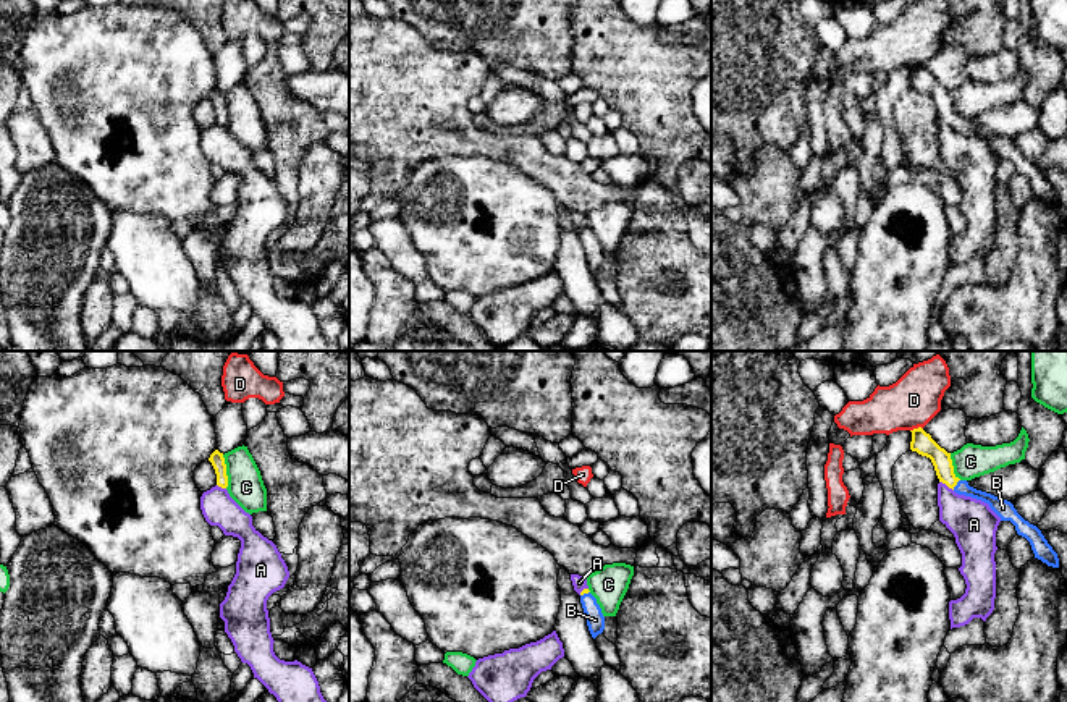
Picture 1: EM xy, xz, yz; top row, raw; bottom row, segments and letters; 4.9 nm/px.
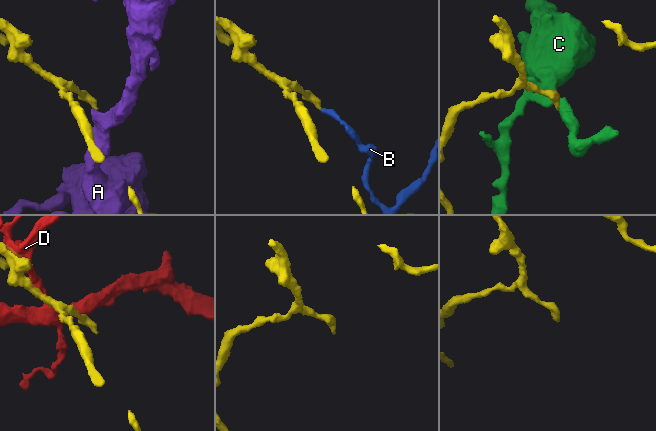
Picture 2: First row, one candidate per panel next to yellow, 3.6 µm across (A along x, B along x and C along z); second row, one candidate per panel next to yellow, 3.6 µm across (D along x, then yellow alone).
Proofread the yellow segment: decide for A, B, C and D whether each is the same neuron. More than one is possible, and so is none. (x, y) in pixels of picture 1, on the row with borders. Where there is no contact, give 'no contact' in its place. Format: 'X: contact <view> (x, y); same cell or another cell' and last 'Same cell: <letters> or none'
A: contact yz (946, 484); another cell
B: contact yz (956, 484); same cell
C: contact xy (225, 471); another cell
D: contact yz (915, 429); another cell
Same cell: B

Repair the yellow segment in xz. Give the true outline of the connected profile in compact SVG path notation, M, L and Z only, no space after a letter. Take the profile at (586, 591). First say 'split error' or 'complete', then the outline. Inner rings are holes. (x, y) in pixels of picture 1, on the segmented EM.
split error; M584 589L580 592L580 603L585 613L588 631L592 637L595 639L605 629L605 616L601 613L601 608L588 589Z

